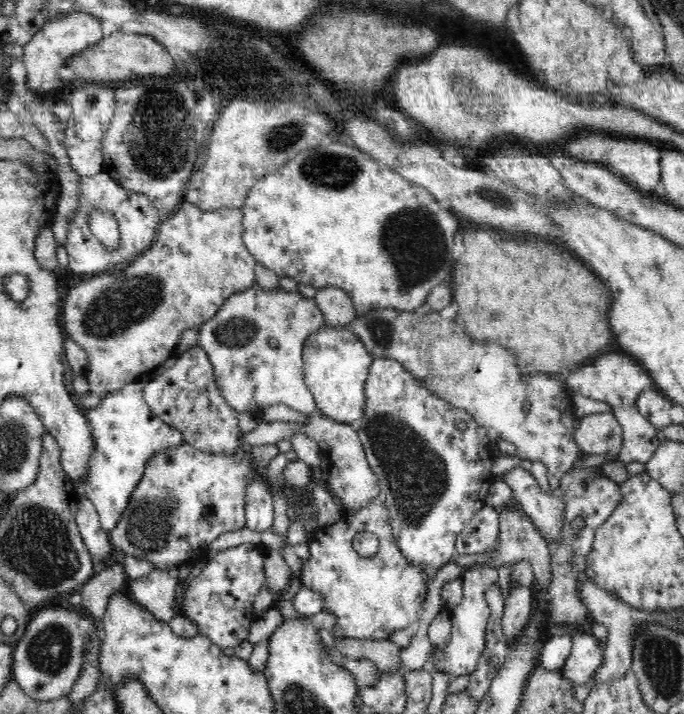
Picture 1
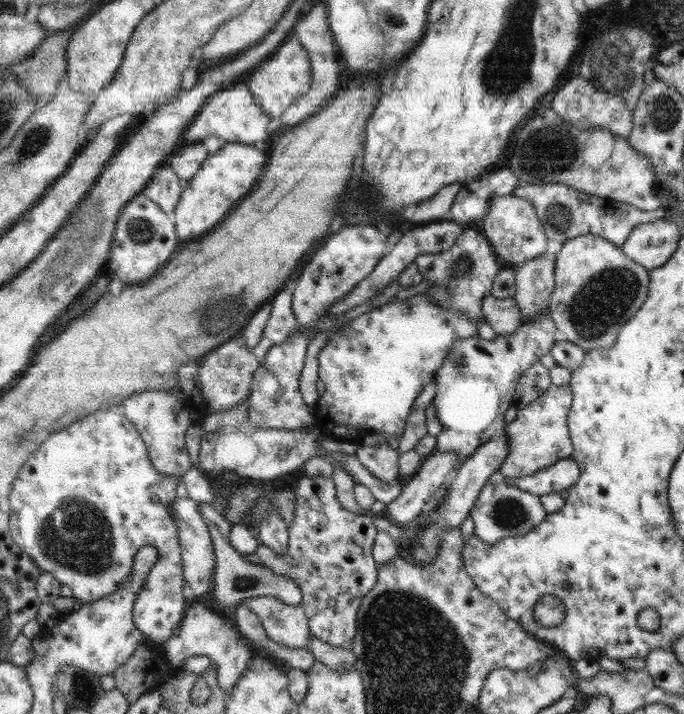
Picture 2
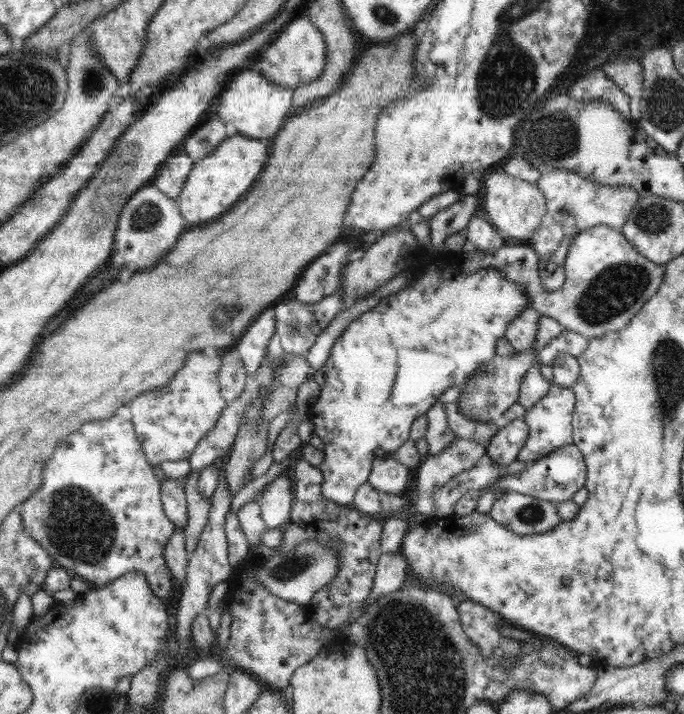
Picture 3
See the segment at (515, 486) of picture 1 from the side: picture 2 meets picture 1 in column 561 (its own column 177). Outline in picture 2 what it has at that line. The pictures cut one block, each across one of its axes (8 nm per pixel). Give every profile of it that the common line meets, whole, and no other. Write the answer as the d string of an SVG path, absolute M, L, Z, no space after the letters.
M176 497L176 499L170 503L170 512L172 512L172 520L174 520L176 526L178 526L178 543L181 549L182 574L184 575L184 587L188 592L188 596L194 596L195 598L210 596L215 570L215 553L207 521L200 515L198 503L188 497Z

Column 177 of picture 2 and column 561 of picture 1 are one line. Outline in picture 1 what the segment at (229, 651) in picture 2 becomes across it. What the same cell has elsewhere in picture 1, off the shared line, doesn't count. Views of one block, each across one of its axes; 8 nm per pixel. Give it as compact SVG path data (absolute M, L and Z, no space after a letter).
M559 627L552 628L550 634L542 646L540 653L540 666L554 672L562 672L564 661L568 658L572 646L572 637L574 632L571 629L559 629Z

